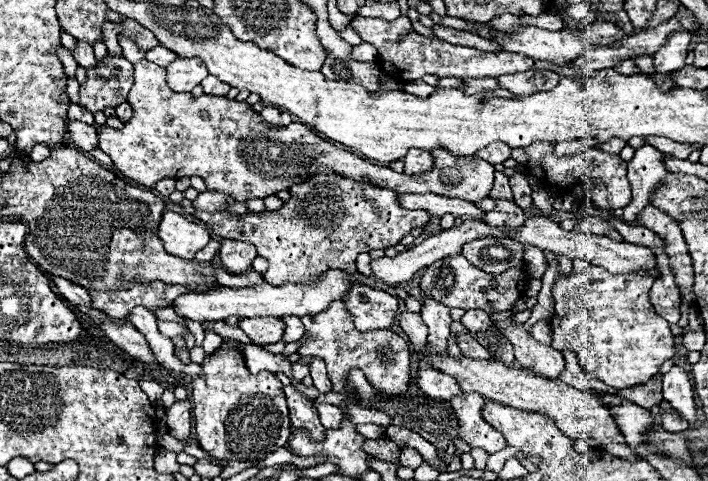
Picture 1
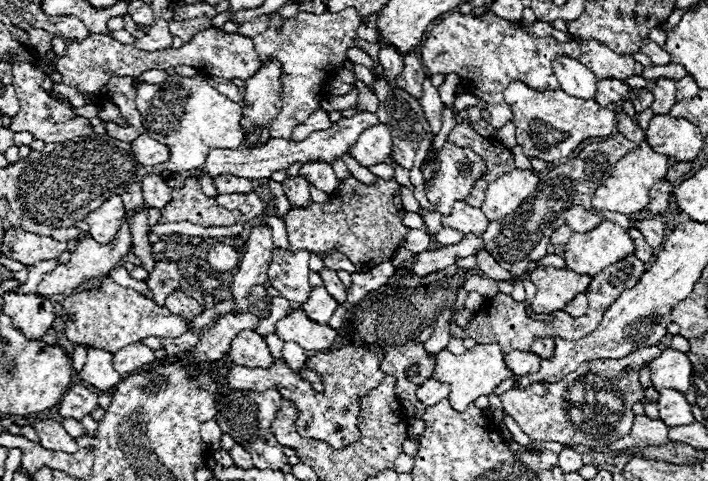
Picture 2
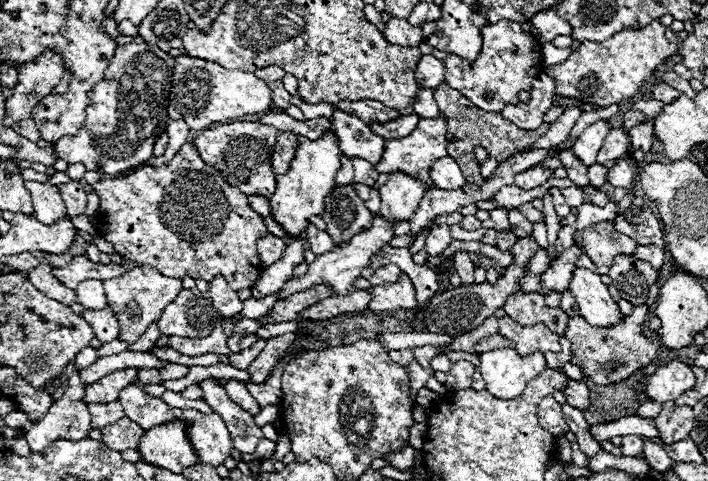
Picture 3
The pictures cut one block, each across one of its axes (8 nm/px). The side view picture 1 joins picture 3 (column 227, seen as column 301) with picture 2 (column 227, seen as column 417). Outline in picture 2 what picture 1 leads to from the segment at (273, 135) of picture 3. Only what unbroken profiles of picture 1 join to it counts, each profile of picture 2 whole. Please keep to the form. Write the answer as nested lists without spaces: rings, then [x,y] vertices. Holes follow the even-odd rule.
[[[222,174],[214,178],[214,186],[218,194],[248,194],[252,192],[252,182],[247,178],[238,178],[230,174]]]

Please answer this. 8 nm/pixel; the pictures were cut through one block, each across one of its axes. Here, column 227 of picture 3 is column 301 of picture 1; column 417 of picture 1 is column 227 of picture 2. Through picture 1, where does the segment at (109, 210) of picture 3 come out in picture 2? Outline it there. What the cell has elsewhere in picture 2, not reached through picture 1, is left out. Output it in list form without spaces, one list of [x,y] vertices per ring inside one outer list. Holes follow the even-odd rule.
[[[186,178],[182,188],[172,194],[174,202],[160,210],[160,222],[192,222],[198,226],[232,226],[236,218],[230,210],[216,204],[212,196],[206,196],[196,178]]]

